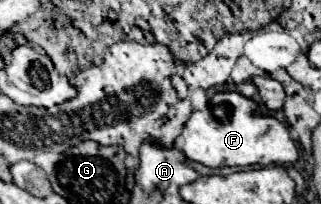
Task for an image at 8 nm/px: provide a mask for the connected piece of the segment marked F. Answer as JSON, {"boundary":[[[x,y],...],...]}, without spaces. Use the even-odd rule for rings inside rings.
{"boundary":[[[238,91],[216,93],[206,109],[192,111],[182,131],[180,149],[190,161],[200,161],[208,167],[294,163],[298,159],[298,145],[292,141],[286,123],[274,115],[256,113],[256,109],[258,105]]]}

